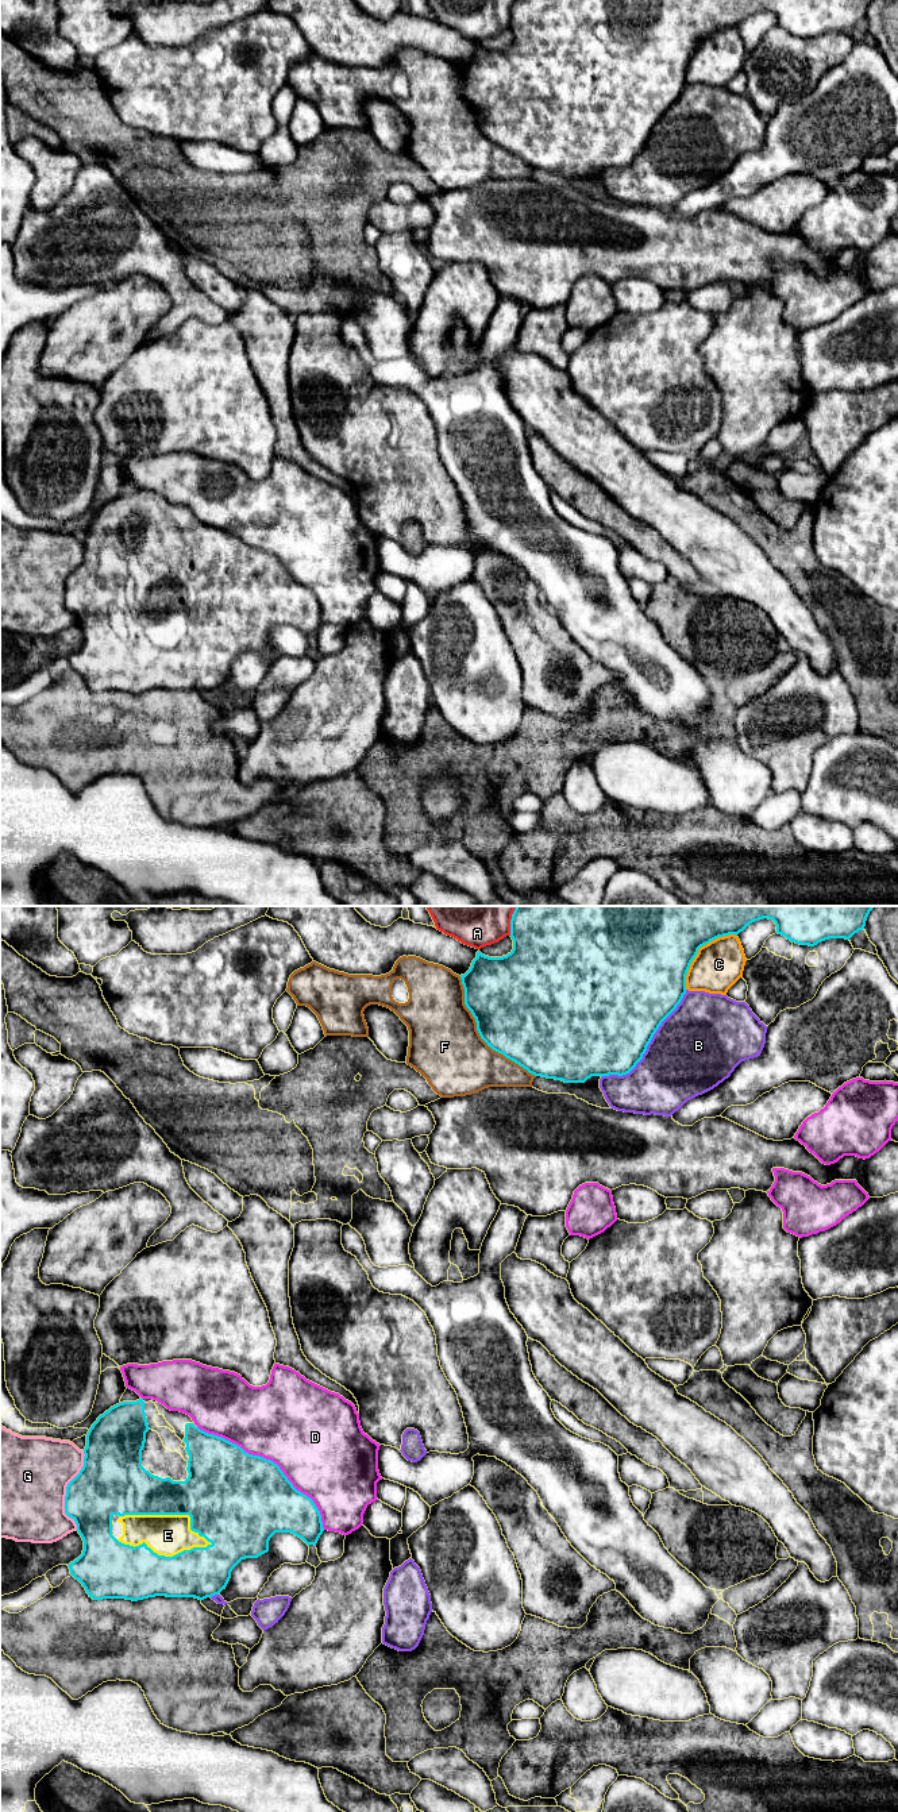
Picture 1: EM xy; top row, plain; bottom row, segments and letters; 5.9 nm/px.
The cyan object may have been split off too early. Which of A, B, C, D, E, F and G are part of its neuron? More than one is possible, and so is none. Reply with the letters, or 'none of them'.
E

